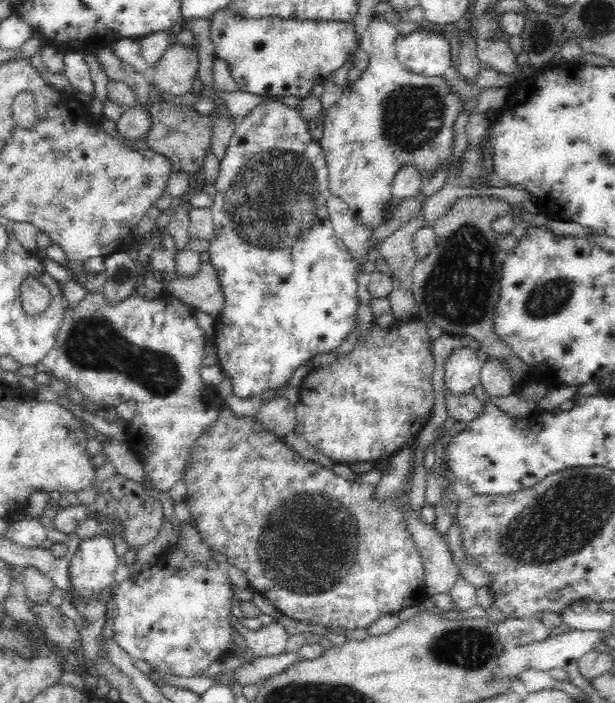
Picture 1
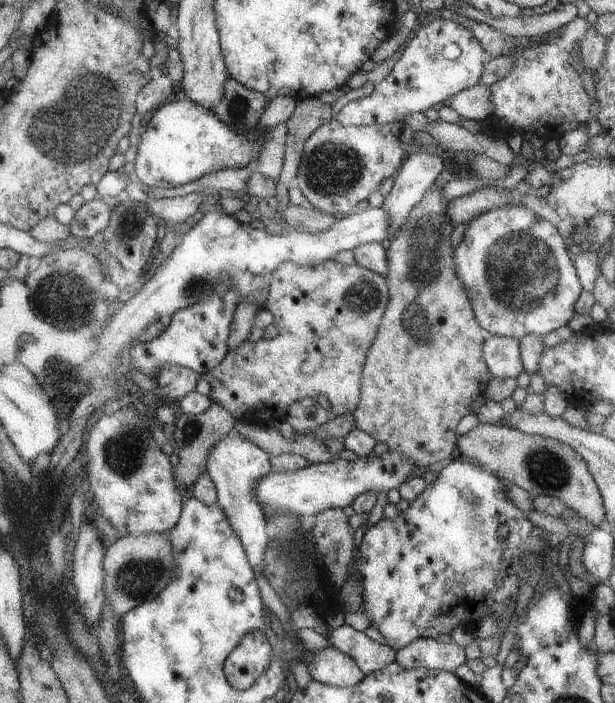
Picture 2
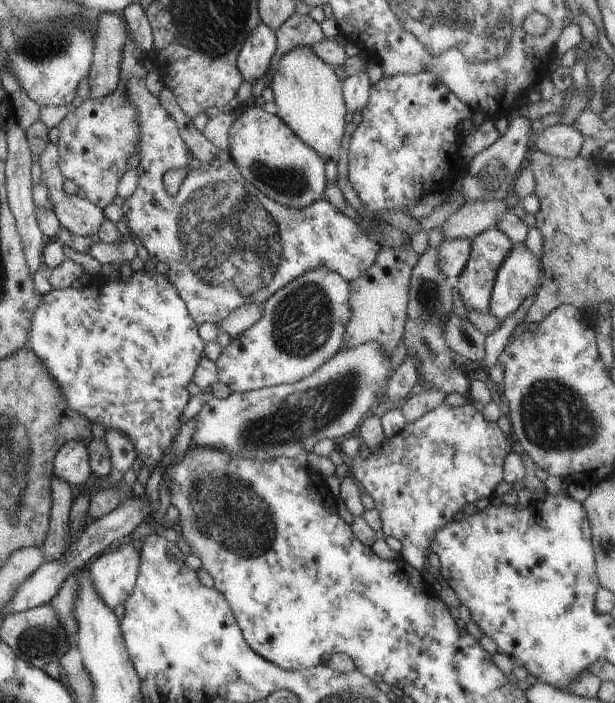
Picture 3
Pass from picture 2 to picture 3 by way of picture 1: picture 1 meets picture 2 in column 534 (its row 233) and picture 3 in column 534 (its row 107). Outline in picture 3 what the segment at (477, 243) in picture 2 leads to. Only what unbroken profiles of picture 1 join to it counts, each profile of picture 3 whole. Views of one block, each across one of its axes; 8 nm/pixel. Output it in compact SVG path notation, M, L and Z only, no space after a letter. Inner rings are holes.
M525 246L511 248L495 273L489 297L489 313L502 321L525 298L533 296L539 286L541 268L539 258Z

